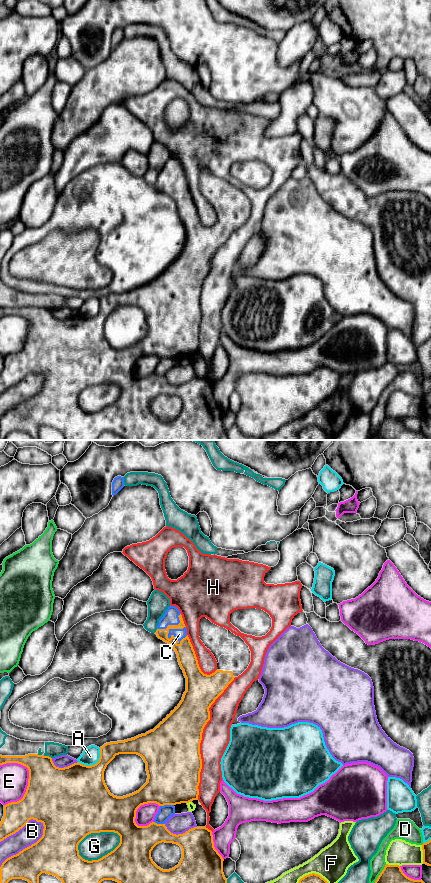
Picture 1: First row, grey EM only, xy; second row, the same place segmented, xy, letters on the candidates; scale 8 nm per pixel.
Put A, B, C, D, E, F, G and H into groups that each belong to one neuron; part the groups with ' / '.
A / B / C / D / E / F / G / H

